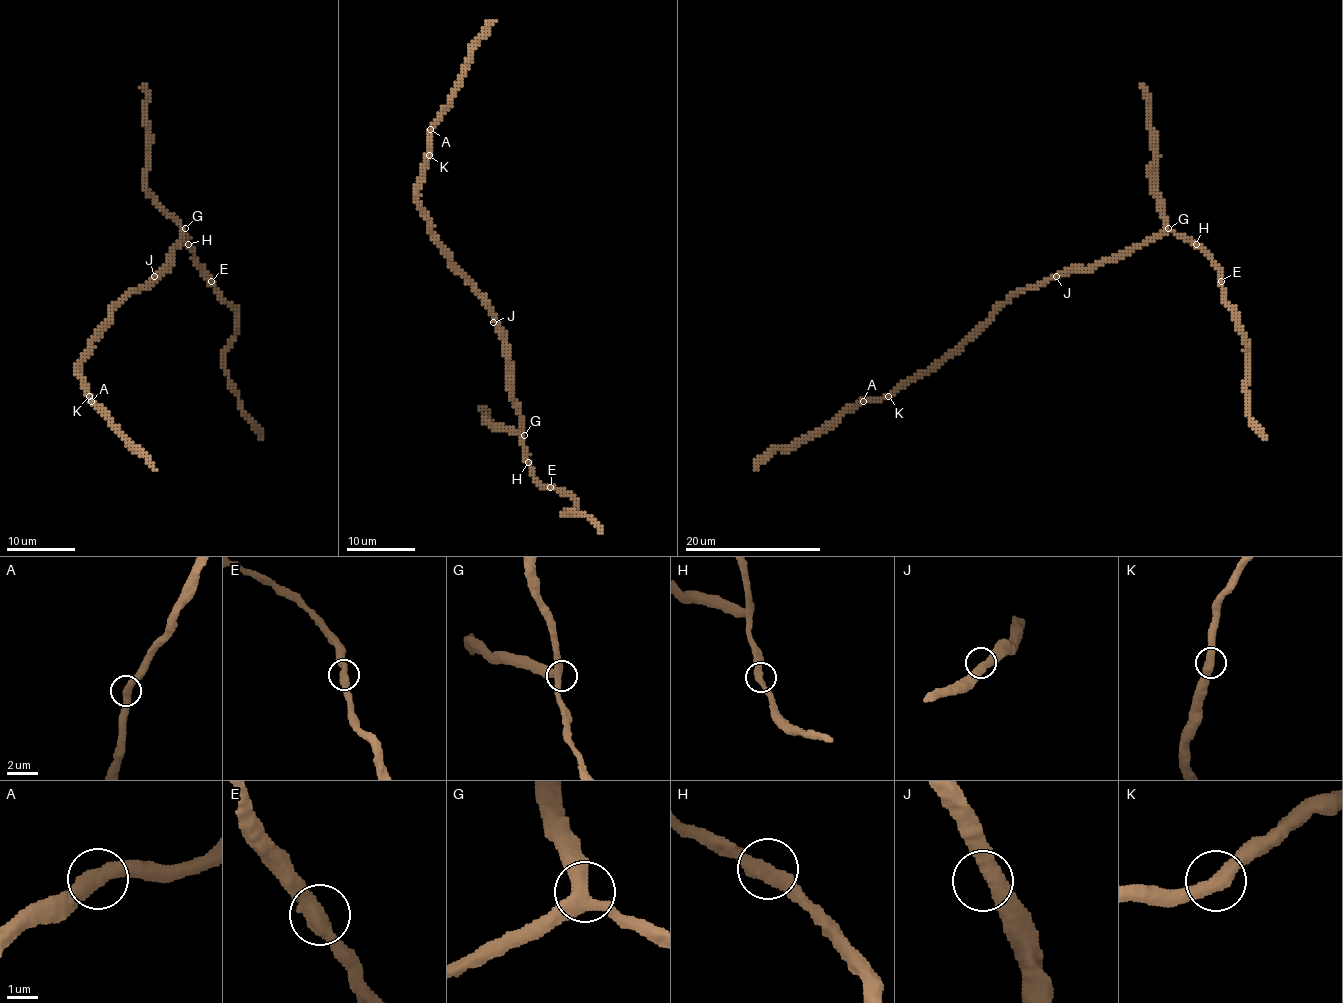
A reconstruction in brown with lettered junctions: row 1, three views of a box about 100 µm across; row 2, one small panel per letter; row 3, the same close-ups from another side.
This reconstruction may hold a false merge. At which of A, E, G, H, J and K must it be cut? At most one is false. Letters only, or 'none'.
none

